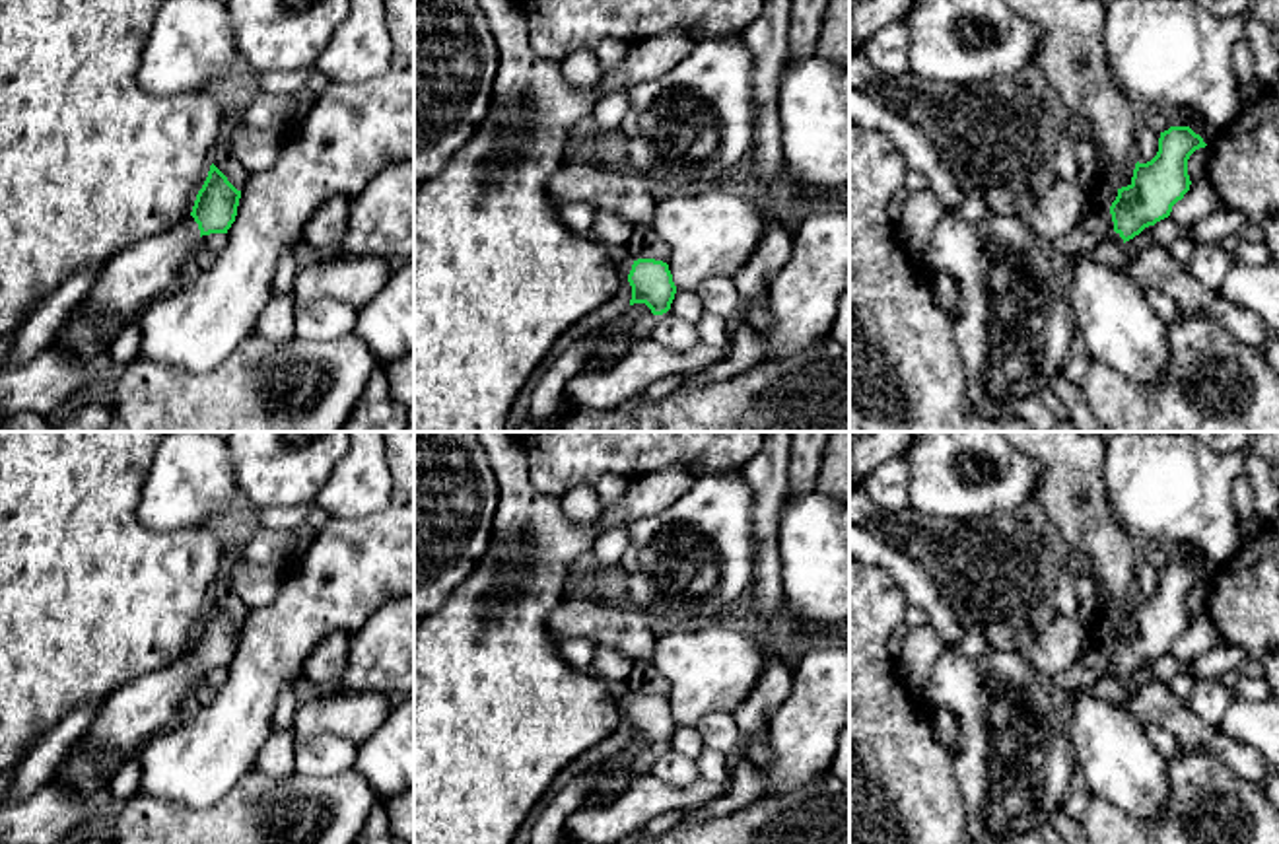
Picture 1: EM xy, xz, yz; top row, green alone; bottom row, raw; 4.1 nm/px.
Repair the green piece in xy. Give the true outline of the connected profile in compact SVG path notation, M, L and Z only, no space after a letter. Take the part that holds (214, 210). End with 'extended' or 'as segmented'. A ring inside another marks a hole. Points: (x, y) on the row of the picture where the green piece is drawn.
M212 163L196 194L190 216L175 229L154 235L117 253L103 264L95 286L82 299L84 317L68 329L58 329L52 346L84 360L109 350L99 338L99 323L117 319L122 325L138 321L157 298L179 286L179 270L196 239L227 233L237 216L241 191Z; extended

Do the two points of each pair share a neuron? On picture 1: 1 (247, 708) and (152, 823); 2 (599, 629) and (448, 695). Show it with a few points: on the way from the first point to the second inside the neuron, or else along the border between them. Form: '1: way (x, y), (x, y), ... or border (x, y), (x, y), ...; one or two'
1: border (138, 792), (181, 808), (208, 808), (214, 802); two
2: border (566, 597), (549, 619), (549, 634), (558, 644); two

